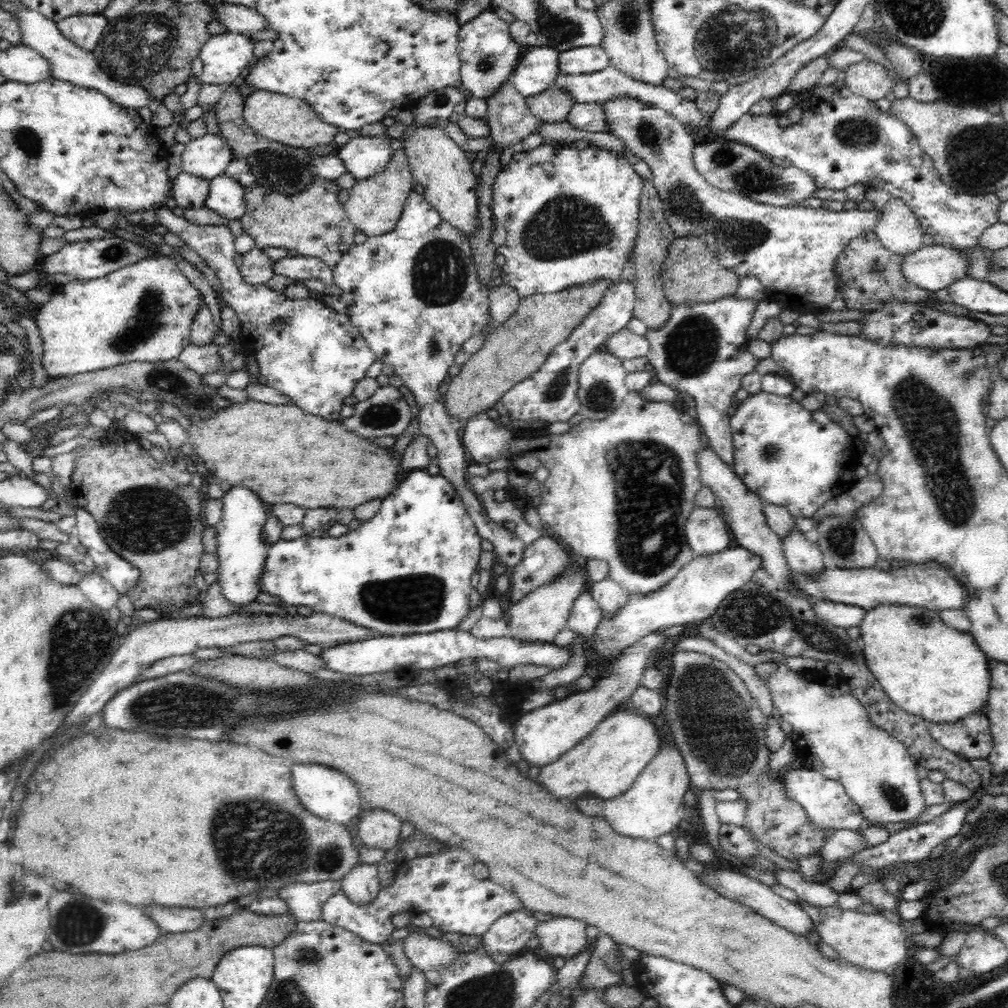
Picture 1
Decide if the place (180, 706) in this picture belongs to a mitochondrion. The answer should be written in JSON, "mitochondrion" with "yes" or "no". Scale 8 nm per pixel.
{"mitochondrion":"yes"}

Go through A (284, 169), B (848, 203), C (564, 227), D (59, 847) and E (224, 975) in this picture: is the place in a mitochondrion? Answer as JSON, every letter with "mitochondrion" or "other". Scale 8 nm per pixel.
{"A":"mitochondrion","B":"other","C":"mitochondrion","D":"other","E":"other"}

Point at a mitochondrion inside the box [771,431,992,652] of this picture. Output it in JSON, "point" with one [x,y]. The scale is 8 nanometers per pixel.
{"point":[841,538]}

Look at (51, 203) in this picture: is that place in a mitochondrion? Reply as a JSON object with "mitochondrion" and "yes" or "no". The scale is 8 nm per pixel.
{"mitochondrion":"no"}

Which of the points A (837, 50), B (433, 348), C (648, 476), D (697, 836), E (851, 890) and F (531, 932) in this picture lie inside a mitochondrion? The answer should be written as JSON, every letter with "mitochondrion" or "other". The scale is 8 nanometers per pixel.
{"A":"other","B":"mitochondrion","C":"mitochondrion","D":"other","E":"other","F":"other"}

